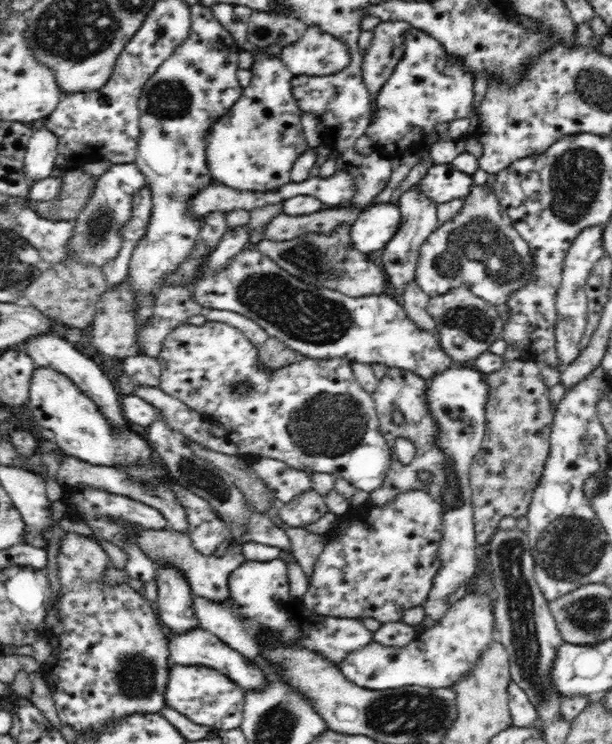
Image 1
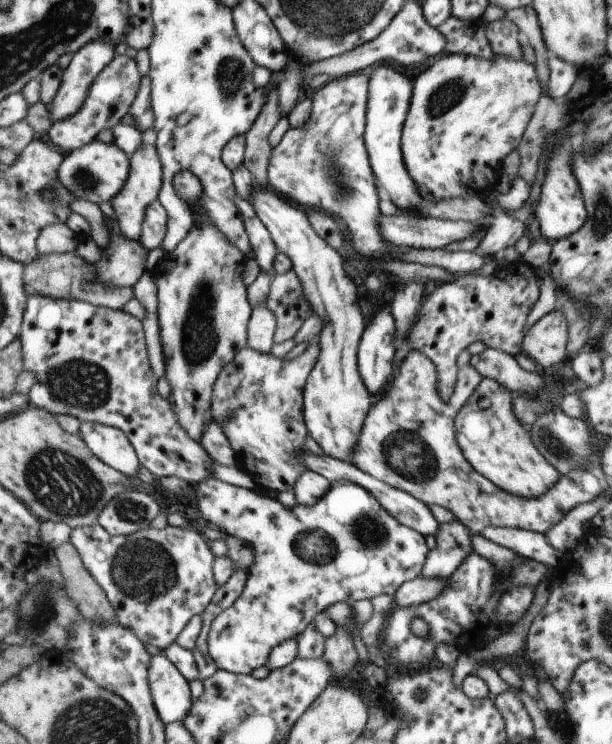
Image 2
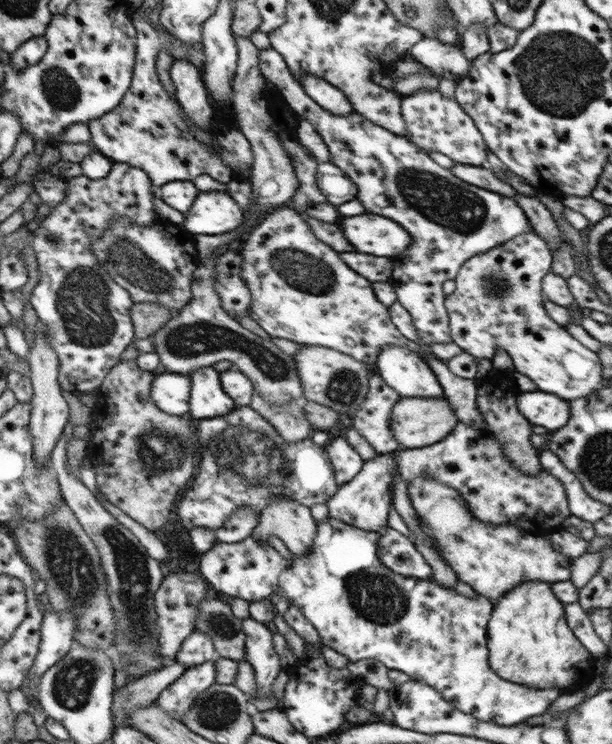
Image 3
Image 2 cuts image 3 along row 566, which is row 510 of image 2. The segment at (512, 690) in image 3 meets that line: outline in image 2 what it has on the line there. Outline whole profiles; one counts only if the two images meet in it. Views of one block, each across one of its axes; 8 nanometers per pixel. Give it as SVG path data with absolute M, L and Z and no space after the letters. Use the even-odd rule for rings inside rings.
M207 478L195 484L192 503L197 507L199 514L210 526L227 535L235 535L239 540L245 541L245 543L253 549L255 554L252 566L246 570L247 578L245 579L241 594L229 608L222 610L211 621L206 638L207 652L211 660L215 663L216 668L235 673L236 675L249 675L254 668L266 665L270 650L276 644L279 644L285 639L297 636L312 622L315 615L319 615L330 604L336 602L348 602L351 604L361 599L373 598L373 596L377 596L378 594L394 594L400 584L414 579L420 574L421 567L428 553L428 548L426 547L426 542L422 534L415 532L415 530L408 526L399 524L399 522L380 505L380 502L375 500L373 494L366 491L361 485L356 485L355 483L343 479L331 481L325 494L323 494L319 500L316 500L315 504L302 505L295 503L295 506L285 508L279 501L270 499L267 495L259 491L250 491L241 487L235 488L234 486L222 483L213 478Z

